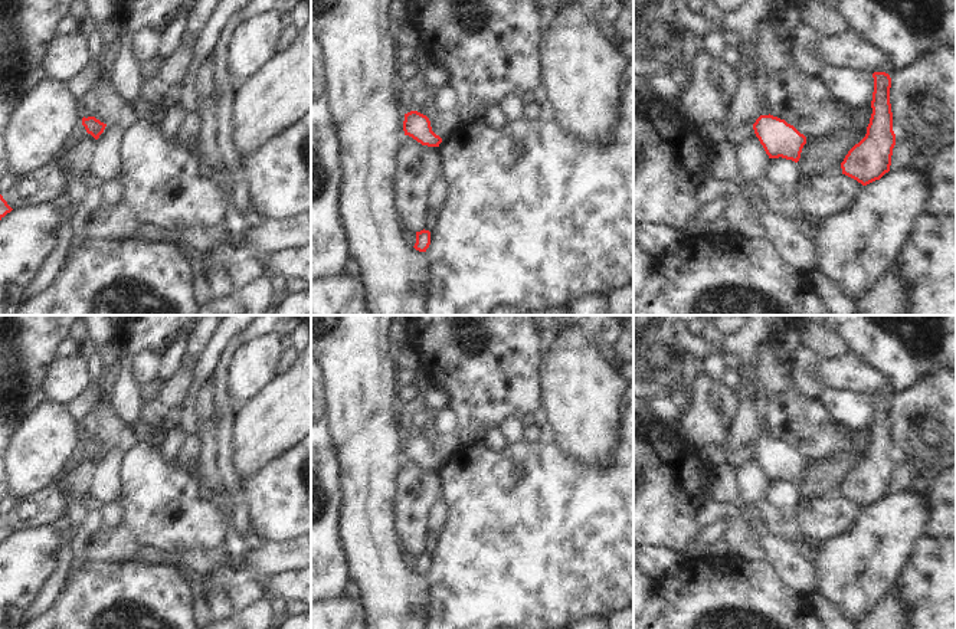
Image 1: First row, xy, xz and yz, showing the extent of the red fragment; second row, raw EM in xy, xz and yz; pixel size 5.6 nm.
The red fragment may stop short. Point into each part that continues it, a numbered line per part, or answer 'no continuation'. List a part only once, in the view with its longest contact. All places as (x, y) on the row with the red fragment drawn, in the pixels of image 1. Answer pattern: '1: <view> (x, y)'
no continuation.

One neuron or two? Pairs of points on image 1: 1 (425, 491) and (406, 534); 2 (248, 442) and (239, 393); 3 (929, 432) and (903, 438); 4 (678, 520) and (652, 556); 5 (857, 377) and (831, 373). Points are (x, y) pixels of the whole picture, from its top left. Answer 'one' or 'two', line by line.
1: one
2: two
3: one
4: two
5: one

